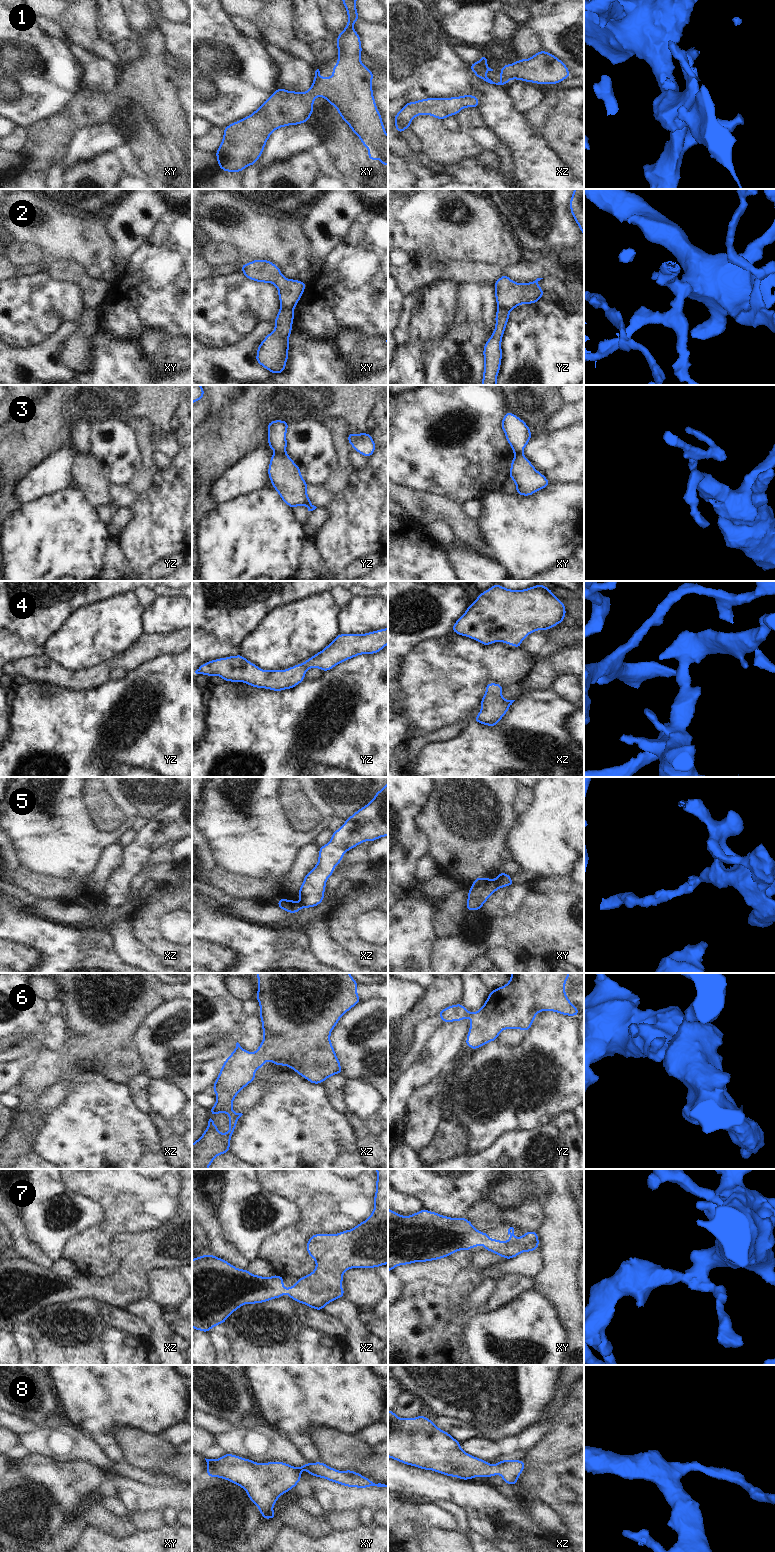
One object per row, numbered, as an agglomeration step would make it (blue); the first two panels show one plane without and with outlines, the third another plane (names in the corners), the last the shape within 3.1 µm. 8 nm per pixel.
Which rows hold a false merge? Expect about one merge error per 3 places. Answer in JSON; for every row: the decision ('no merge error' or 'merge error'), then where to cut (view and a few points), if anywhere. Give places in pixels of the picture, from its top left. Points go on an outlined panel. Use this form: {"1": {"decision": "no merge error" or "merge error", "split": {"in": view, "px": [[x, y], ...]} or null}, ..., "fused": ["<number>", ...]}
{"1": {"decision": "no merge error", "split": null}, "2": {"decision": "merge error", "split": {"in": "xy", "px": [[280, 304], [293, 310]]}}, "3": {"decision": "merge error", "split": {"in": "yz", "px": [[276, 452], [284, 453]]}}, "4": {"decision": "no merge error", "split": null}, "5": {"decision": "merge error", "split": {"in": "xy", "px": [[496, 879], [498, 888]]}}, "6": {"decision": "no merge error", "split": null}, "7": {"decision": "no merge error", "split": null}, "8": {"decision": "no merge error", "split": null}, "fused": ["2", "3", "5"]}

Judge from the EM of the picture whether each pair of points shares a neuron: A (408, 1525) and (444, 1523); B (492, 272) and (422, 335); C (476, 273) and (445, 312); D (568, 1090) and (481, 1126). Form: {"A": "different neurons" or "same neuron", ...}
{"A": "same neuron", "B": "different neurons", "C": "different neurons", "D": "same neuron"}

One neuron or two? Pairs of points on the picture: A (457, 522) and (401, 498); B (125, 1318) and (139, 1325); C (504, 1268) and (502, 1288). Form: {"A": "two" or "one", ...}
{"A": "one", "B": "one", "C": "two"}

